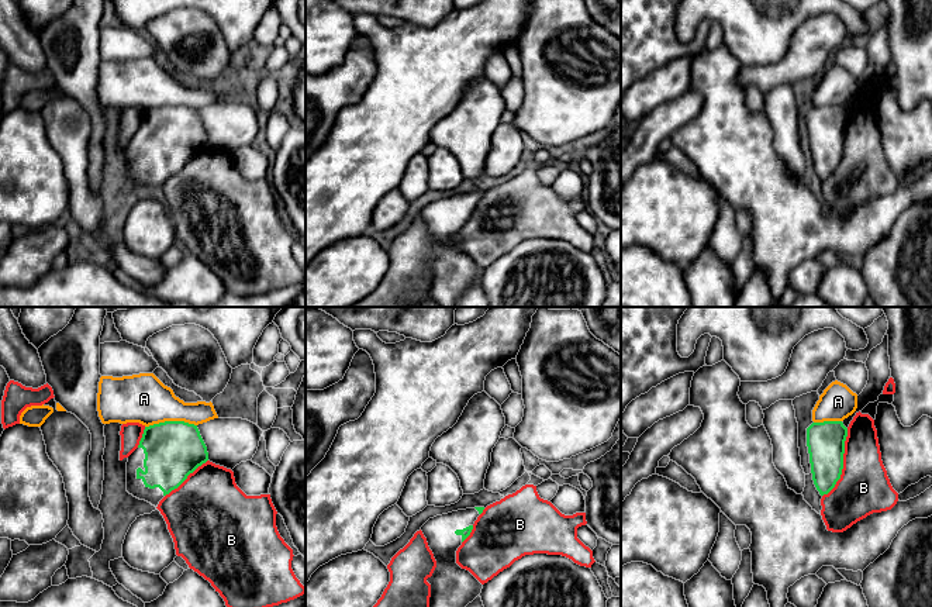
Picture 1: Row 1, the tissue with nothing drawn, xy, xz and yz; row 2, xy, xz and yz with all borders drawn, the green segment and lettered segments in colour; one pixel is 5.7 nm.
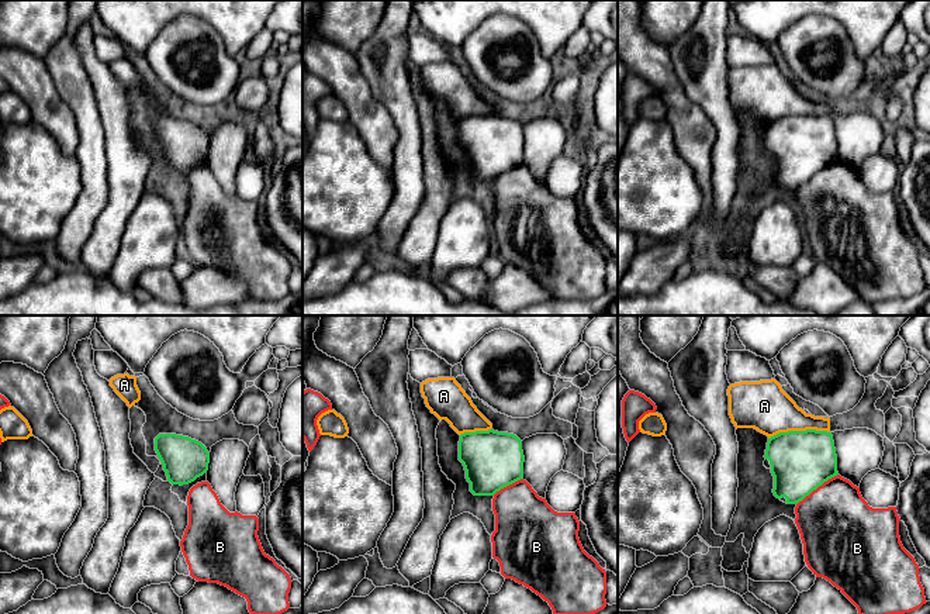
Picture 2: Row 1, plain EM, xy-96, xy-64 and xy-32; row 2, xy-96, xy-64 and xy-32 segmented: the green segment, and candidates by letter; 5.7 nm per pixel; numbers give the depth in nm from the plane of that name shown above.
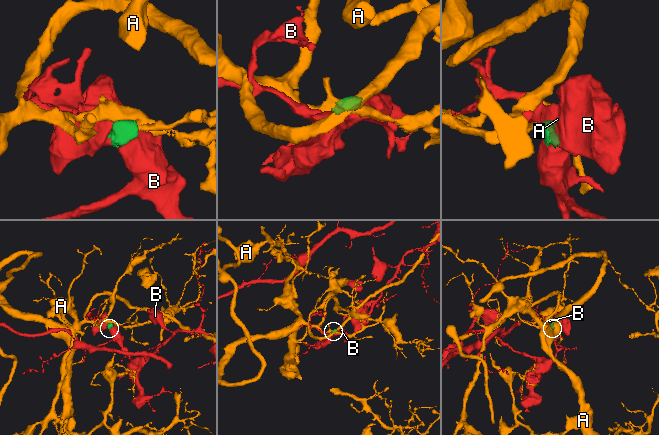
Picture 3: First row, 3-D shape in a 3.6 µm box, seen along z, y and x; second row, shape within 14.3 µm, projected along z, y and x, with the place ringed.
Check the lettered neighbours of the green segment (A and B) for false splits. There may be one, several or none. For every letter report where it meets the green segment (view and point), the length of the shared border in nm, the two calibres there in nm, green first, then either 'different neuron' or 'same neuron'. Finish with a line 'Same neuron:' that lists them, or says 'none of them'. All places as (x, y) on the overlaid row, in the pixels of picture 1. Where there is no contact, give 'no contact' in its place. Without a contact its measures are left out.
A: contact xy (171, 421); length 300 nm; calibres 340 and 280 nm; different neuron
B: contact yz (842, 464); length 420 nm; calibres 220 and 300 nm; different neuron
Same neuron: none of them

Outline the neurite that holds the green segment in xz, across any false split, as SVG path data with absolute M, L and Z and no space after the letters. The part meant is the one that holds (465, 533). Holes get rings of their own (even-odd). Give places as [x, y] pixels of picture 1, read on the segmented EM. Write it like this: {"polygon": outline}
{"polygon": "M484 507L458 510L429 518L421 531L436 561L427 582L431 584L429 607L466 607L483 584L456 563L456 551L470 535L473 524Z"}

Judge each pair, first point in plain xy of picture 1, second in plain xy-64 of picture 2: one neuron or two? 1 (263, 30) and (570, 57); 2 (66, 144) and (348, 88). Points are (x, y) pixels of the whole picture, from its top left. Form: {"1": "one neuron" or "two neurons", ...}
{"1": "one neuron", "2": "one neuron"}

